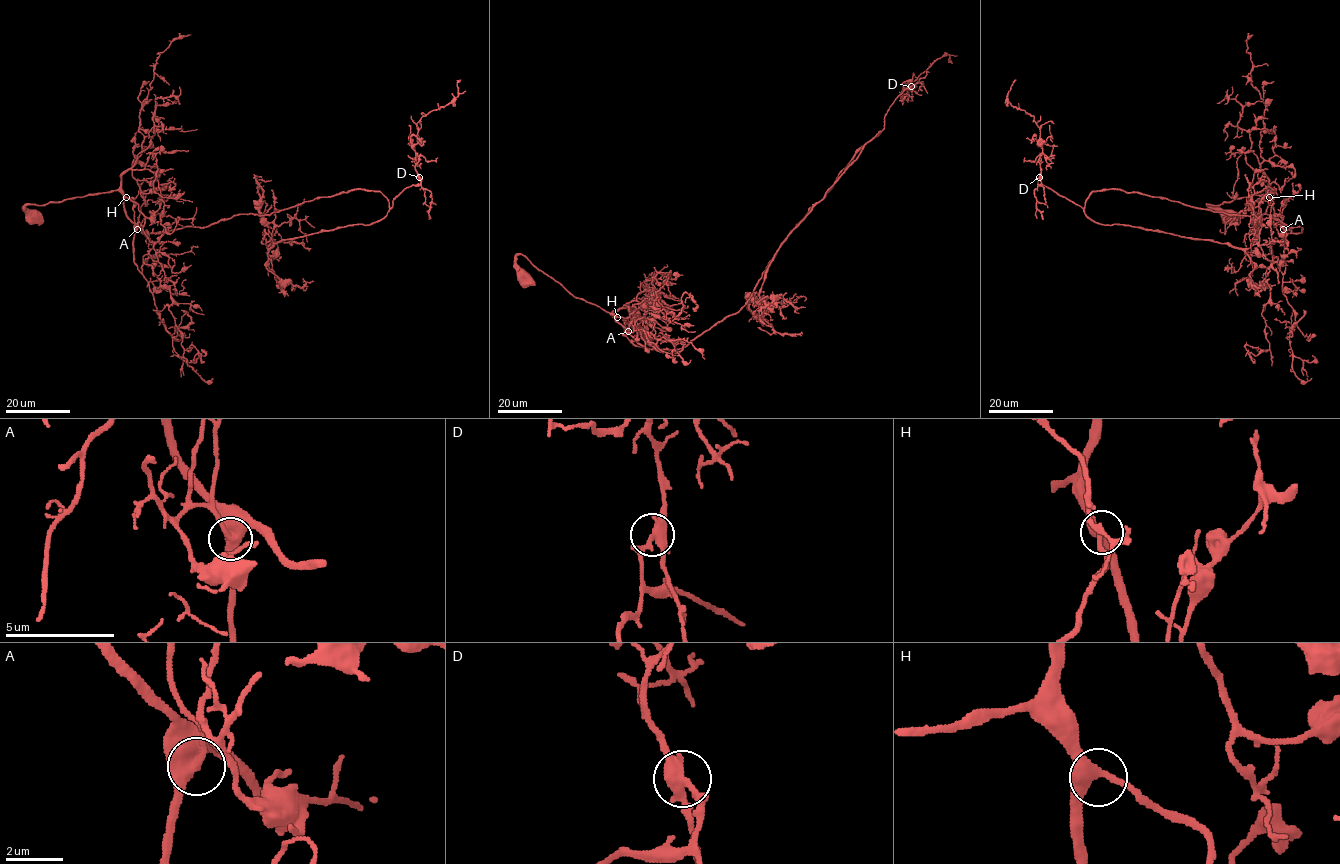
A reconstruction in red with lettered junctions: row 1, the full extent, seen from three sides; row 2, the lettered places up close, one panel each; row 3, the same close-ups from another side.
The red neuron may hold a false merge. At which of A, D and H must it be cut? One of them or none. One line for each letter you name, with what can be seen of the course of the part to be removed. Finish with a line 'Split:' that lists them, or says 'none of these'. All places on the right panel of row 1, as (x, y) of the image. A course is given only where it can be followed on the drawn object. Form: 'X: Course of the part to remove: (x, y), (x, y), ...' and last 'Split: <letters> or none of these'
Split: none of these

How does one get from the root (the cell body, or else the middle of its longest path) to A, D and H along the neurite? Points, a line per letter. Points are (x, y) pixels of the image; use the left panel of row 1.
A: (34, 217), (24, 205), (61, 202), (117, 190), (123, 196), (126, 217), (137, 229)
D: (34, 217), (24, 205), (117, 190), (143, 232), (169, 231), (353, 189), (379, 191), (390, 208), (419, 176)
H: (34, 217), (24, 205), (61, 202), (115, 190), (126, 197)

